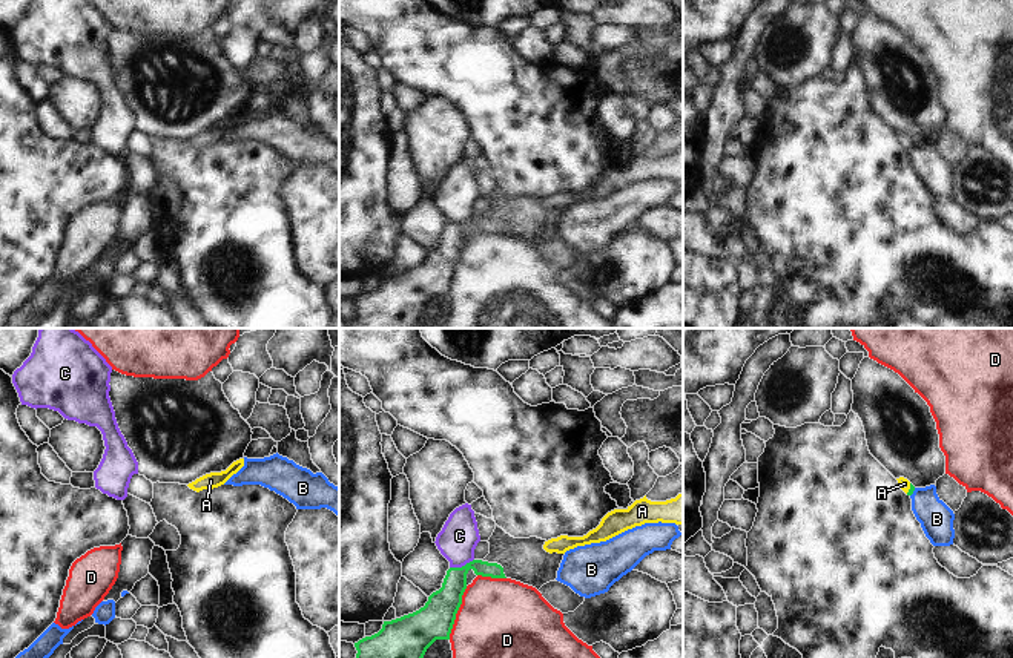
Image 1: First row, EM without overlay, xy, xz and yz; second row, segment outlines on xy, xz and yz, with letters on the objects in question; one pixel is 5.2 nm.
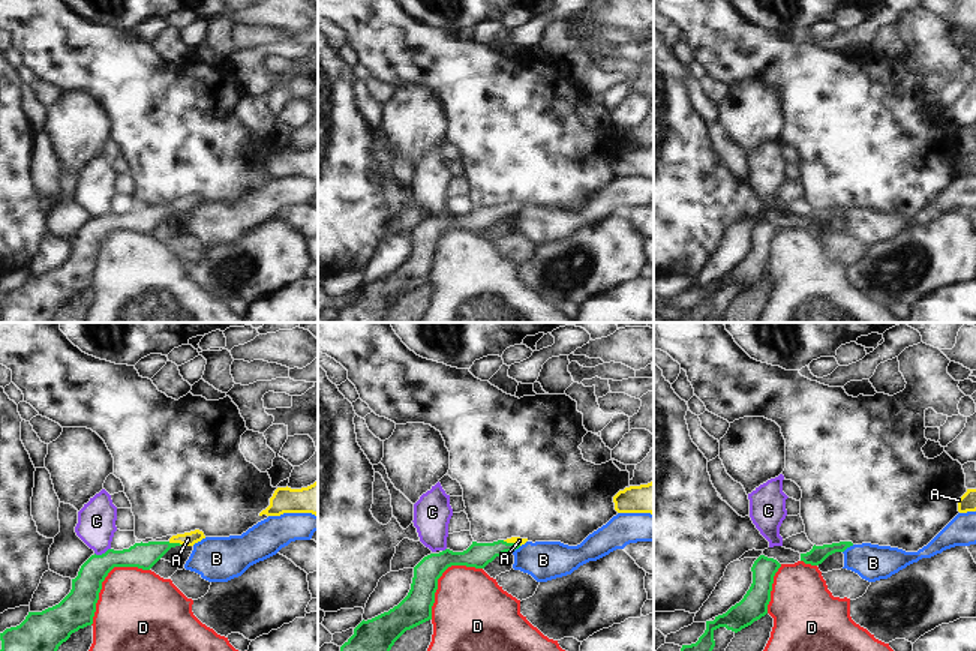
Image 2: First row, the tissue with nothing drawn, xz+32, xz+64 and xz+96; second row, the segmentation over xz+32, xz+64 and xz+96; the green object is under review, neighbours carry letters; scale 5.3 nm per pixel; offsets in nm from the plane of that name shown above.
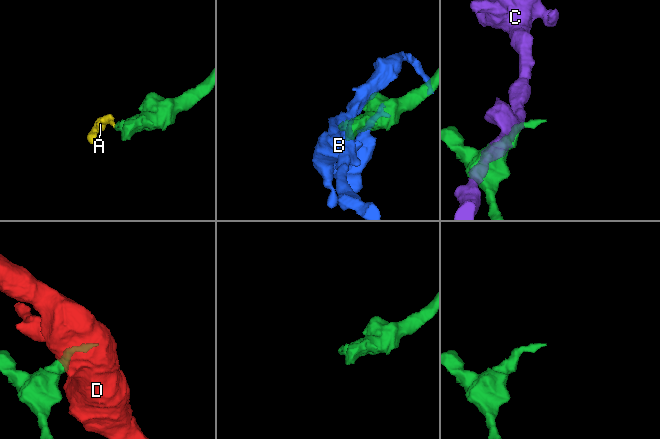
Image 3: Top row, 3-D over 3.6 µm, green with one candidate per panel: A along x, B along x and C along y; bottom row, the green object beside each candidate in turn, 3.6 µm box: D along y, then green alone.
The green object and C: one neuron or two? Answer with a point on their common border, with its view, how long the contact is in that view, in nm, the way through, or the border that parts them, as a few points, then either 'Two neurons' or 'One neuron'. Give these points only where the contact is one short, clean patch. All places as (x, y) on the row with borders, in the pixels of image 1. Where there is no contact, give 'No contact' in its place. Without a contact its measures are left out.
Touches green at xz (462, 566). Shared border 140 nm. Boundary: xz (473, 559), (461, 566), (450, 568). Two neurons

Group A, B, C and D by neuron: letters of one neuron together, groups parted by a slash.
A / B / C / D

